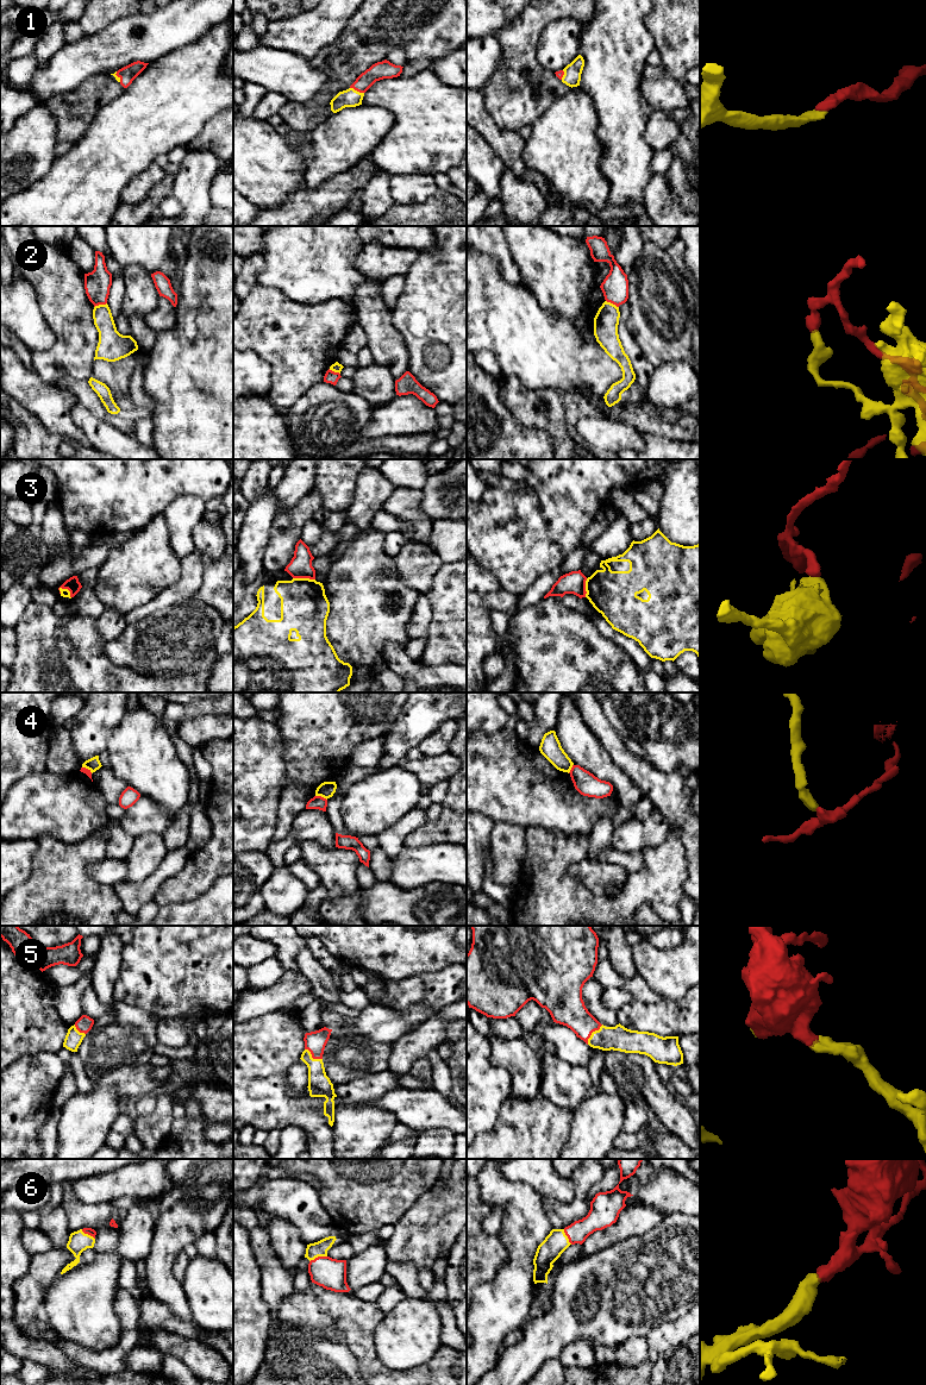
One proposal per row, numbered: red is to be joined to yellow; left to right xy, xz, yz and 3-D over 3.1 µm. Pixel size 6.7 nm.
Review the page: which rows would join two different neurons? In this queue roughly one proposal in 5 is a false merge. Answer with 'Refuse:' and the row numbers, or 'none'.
Refuse: 2, 3, 4

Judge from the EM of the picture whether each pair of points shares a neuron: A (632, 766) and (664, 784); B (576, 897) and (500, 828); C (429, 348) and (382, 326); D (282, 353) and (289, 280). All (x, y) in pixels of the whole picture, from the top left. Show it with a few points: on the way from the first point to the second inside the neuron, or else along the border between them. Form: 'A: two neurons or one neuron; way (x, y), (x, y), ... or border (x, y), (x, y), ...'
A: one neuron; way (640, 771), (656, 784)
B: two neurons; border (526, 828), (525, 859), (519, 878)
C: two neurons; border (390, 309), (390, 320), (402, 338), (407, 362)
D: two neurons; border (263, 284), (277, 288), (299, 302), (316, 305)

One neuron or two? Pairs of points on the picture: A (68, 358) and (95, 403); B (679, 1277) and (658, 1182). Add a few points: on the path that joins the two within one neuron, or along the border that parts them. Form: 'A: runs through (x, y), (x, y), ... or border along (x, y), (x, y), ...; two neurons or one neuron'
A: border along (87, 380), (80, 381); two neurons
B: border along (687, 1214), (670, 1213), (664, 1216); two neurons

